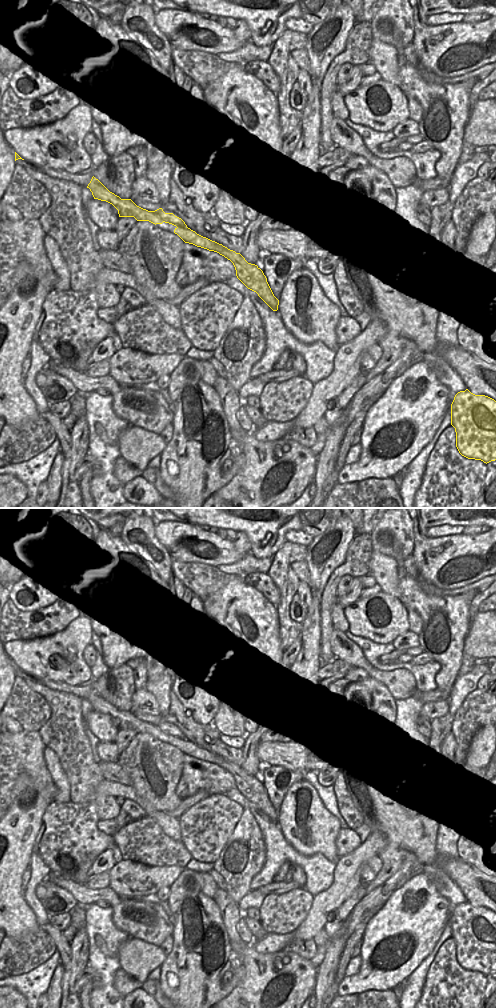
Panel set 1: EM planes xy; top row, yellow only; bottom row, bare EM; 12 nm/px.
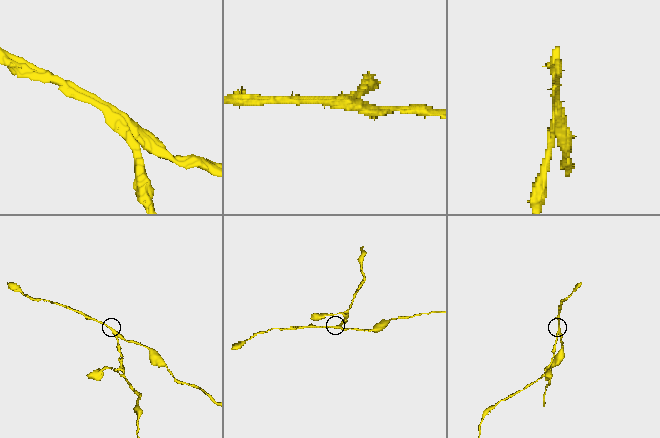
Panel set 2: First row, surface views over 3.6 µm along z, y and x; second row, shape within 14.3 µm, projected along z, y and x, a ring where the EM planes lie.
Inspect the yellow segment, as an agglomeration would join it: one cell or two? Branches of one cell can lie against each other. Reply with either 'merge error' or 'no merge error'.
no merge error

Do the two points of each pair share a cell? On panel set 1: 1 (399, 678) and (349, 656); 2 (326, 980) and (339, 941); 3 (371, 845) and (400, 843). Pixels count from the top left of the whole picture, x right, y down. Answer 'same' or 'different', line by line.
1: same
2: same
3: different

